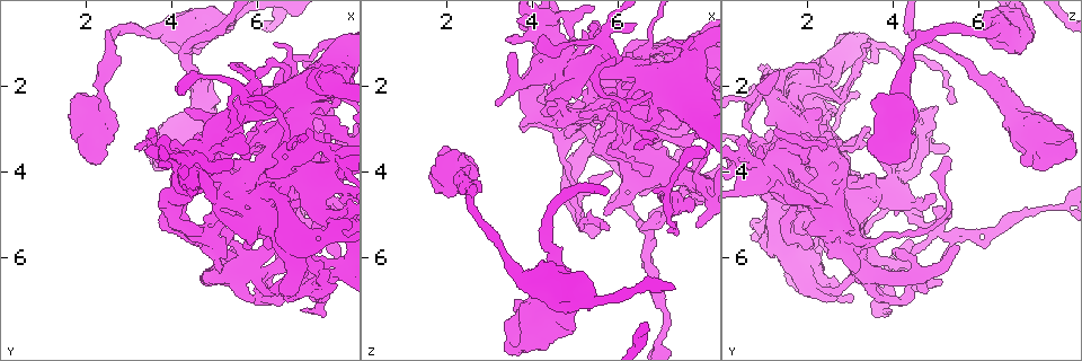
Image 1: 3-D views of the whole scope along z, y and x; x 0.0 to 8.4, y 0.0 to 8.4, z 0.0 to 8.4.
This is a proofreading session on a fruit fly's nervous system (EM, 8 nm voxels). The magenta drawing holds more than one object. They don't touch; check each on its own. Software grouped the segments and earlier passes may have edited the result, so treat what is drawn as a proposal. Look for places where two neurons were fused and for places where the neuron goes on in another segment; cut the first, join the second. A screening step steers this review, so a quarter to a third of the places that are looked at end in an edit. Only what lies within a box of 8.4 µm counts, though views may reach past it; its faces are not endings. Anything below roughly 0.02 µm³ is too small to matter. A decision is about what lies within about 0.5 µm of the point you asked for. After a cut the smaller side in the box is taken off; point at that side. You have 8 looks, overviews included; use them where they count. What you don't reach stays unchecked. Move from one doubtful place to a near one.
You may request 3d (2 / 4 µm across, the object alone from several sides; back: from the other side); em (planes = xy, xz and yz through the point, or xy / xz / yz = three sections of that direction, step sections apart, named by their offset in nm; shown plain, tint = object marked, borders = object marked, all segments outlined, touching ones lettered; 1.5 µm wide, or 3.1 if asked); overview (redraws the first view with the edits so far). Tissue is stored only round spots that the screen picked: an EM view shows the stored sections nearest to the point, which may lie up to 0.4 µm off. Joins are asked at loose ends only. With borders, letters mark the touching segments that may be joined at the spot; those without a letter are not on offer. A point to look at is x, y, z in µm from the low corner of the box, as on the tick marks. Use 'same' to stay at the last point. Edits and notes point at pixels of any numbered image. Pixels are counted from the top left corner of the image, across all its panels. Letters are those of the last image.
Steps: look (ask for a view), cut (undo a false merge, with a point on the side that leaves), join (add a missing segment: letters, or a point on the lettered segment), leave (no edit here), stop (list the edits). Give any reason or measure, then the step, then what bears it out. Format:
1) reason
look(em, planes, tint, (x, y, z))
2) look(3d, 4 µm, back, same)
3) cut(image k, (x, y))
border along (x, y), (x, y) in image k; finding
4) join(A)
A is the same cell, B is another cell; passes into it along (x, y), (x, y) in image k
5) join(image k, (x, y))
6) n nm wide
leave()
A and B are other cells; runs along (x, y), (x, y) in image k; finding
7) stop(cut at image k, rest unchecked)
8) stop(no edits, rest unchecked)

stops while still wide
look(3d, 4 µm, (4.75, 1.00, 7.20))

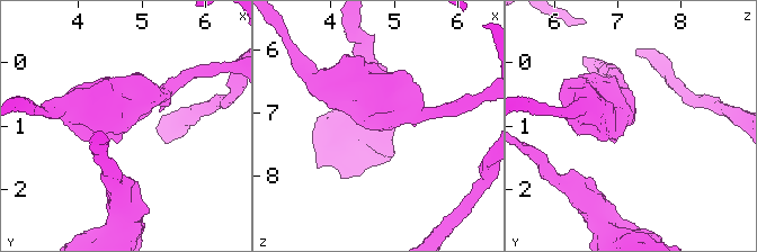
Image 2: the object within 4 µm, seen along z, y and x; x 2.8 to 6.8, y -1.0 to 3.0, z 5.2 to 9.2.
need the tissue
look(em, yz, step 8, borders, (4.80, 1.00, 7.15))

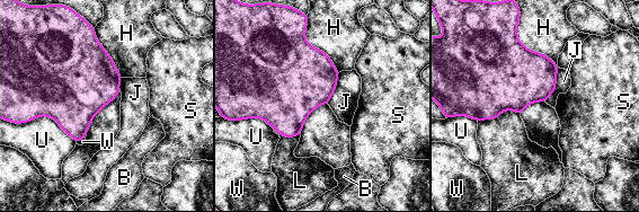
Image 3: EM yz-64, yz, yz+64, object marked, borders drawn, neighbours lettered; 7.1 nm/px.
look(em, planes, borders, same)

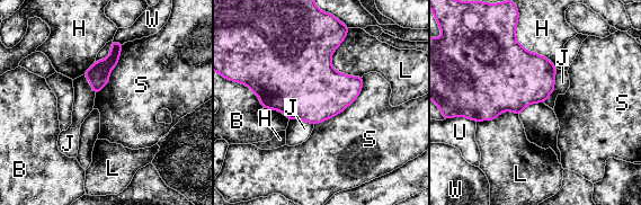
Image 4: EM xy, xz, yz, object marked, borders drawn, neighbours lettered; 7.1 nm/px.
leave()
B, H, J, L, S, U and W are other cells; border along (363, 77), (354, 100), (313, 125) in image 4; no lettered segment goes on from it

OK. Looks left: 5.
an open end
look(3d, 4 µm, (5.55, 5.75, 5.30))

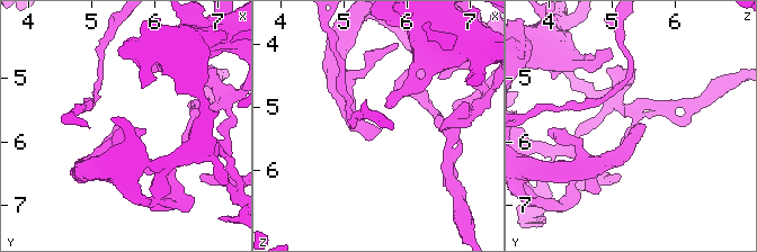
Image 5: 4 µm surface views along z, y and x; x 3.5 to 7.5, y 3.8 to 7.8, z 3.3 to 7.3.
shape alone is not enough
look(em, planes, borders, (5.50, 5.70, 5.40))

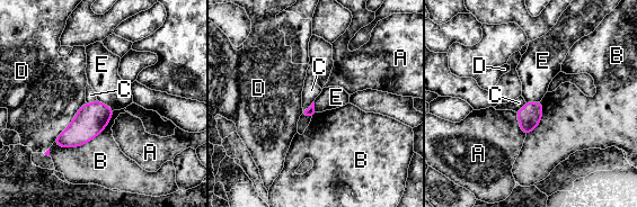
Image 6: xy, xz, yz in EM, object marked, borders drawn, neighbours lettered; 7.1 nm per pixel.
leave()
A, B, C, D and E are other cells; border along (97, 99), (113, 110) in image 6; none of them fits

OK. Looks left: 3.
closes a loop
look(3d, 4 µm, (4.90, 3.10, 1.70))

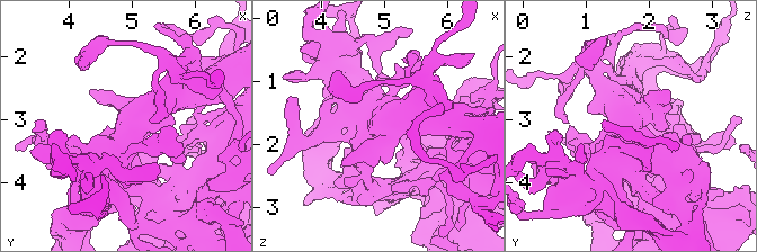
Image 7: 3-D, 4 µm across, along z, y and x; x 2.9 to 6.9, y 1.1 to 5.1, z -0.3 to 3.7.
need the tissue
look(em, planes, plain, (4.90, 3.15, 1.65))

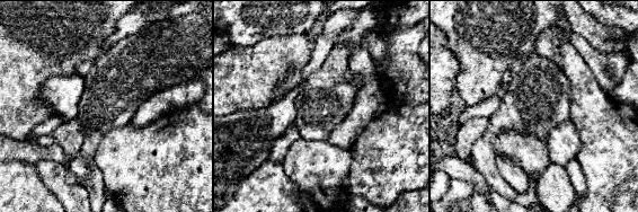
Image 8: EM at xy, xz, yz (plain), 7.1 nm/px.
what lies round it
look(em, planes, borders, same)

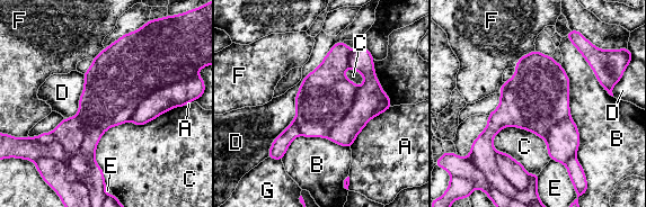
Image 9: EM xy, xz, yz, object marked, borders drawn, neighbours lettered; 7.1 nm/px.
leave()
A, B, C, D, E, F and G are other cells; border along (492, 137), (523, 127), (551, 159) in image 9; continuous, no second neuron

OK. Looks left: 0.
stop(no edits, rest unchecked)

